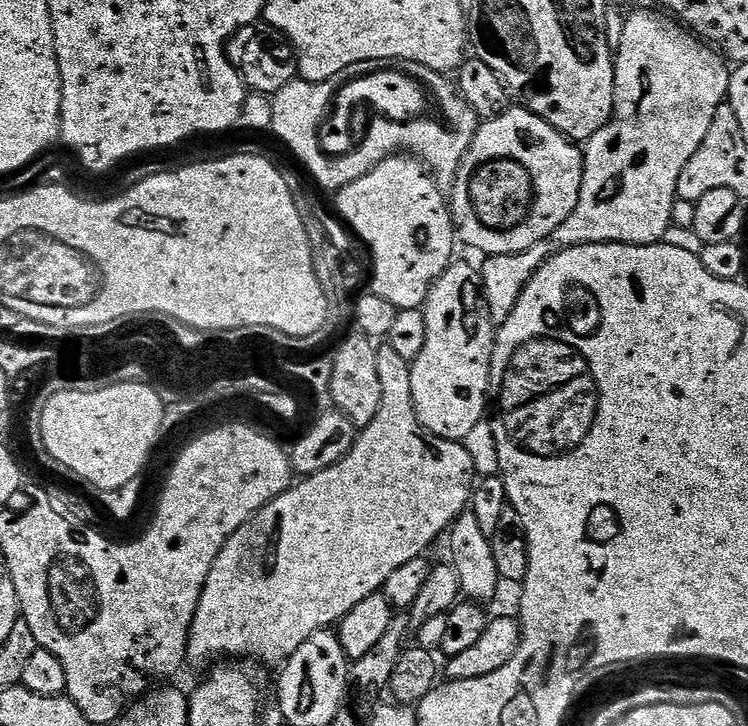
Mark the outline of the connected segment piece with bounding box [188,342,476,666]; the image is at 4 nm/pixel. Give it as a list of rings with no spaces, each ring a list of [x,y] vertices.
[[[386,342],[381,343],[378,348],[378,378],[382,378],[384,387],[382,406],[374,422],[363,428],[357,435],[355,446],[334,466],[293,483],[287,492],[271,500],[261,512],[253,512],[252,517],[226,542],[226,546],[218,554],[206,578],[206,586],[202,590],[198,610],[194,614],[192,629],[188,631],[188,660],[191,663],[204,664],[215,656],[224,655],[224,658],[253,656],[264,664],[283,665],[284,661],[290,658],[290,654],[294,654],[294,650],[298,650],[298,646],[302,646],[302,642],[310,638],[310,634],[318,634],[323,628],[339,625],[342,617],[350,614],[350,610],[354,610],[354,606],[358,606],[362,598],[370,598],[381,591],[386,578],[390,578],[390,574],[394,574],[398,566],[410,562],[410,558],[424,556],[427,548],[443,532],[445,535],[461,512],[469,507],[476,476],[474,462],[470,462],[470,454],[464,449],[463,443],[444,440],[440,436],[425,432],[420,419],[416,417],[416,408],[412,404],[412,370],[409,361],[403,360]]]

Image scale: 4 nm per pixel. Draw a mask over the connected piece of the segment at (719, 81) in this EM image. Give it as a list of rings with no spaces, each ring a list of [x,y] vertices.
[[[644,8],[641,12],[636,12],[633,16],[629,15],[626,19],[625,29],[622,31],[622,46],[614,49],[616,77],[614,78],[612,121],[602,130],[598,130],[598,134],[591,136],[583,145],[584,177],[582,178],[582,190],[578,194],[578,206],[574,206],[570,218],[566,218],[566,222],[562,222],[562,226],[558,226],[558,230],[554,230],[554,234],[550,238],[538,242],[530,250],[519,252],[518,254],[490,256],[483,261],[484,264],[481,263],[480,269],[483,278],[484,297],[487,300],[487,306],[494,324],[498,326],[504,324],[506,318],[510,318],[510,314],[514,314],[514,306],[518,306],[518,298],[522,294],[522,290],[526,290],[526,282],[530,282],[532,275],[551,256],[562,254],[562,250],[570,250],[574,246],[582,246],[583,244],[659,244],[663,241],[664,235],[668,233],[668,229],[672,227],[672,207],[678,199],[676,194],[678,174],[682,174],[686,162],[690,162],[690,158],[694,158],[694,150],[698,150],[698,146],[702,146],[702,138],[706,138],[706,130],[710,130],[710,122],[714,118],[714,110],[718,110],[718,106],[725,103],[728,99],[730,64],[711,44],[705,44],[699,36],[693,34],[683,24],[669,18],[663,11],[655,11],[651,12],[650,9]]]

